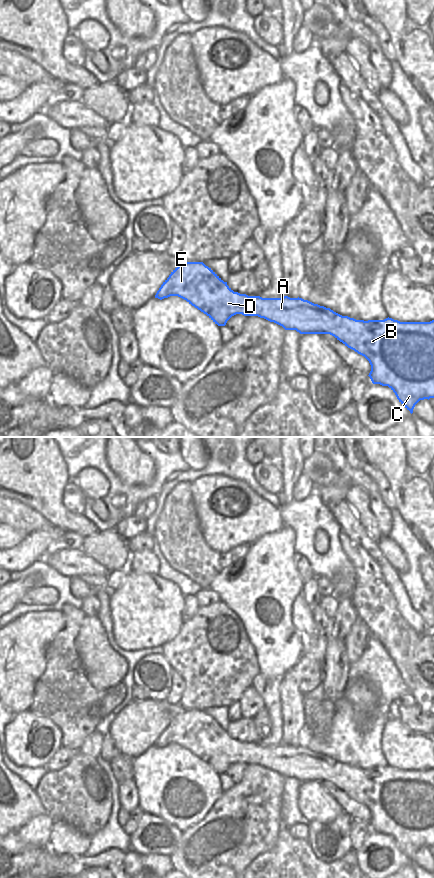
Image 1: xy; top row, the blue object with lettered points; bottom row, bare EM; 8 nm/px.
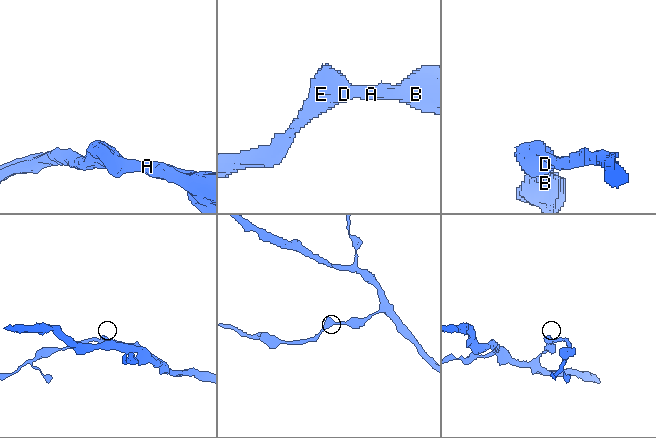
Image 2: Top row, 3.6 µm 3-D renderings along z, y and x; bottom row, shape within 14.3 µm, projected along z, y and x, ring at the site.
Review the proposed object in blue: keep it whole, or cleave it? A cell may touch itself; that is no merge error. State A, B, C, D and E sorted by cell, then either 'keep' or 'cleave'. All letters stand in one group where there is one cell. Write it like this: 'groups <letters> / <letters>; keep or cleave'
groups A B C D E; keep

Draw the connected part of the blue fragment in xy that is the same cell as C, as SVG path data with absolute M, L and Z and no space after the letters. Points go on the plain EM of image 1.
M185 710L175 716L157 739L160 748L178 744L206 762L218 774L225 774L236 762L258 764L282 774L285 778L296 778L300 782L330 782L348 796L364 804L371 813L369 825L373 832L388 834L399 850L413 861L415 853L424 847L434 846L434 768L430 770L400 770L392 766L384 768L356 768L342 764L330 756L314 752L302 746L262 746L234 740L211 716L203 710Z

